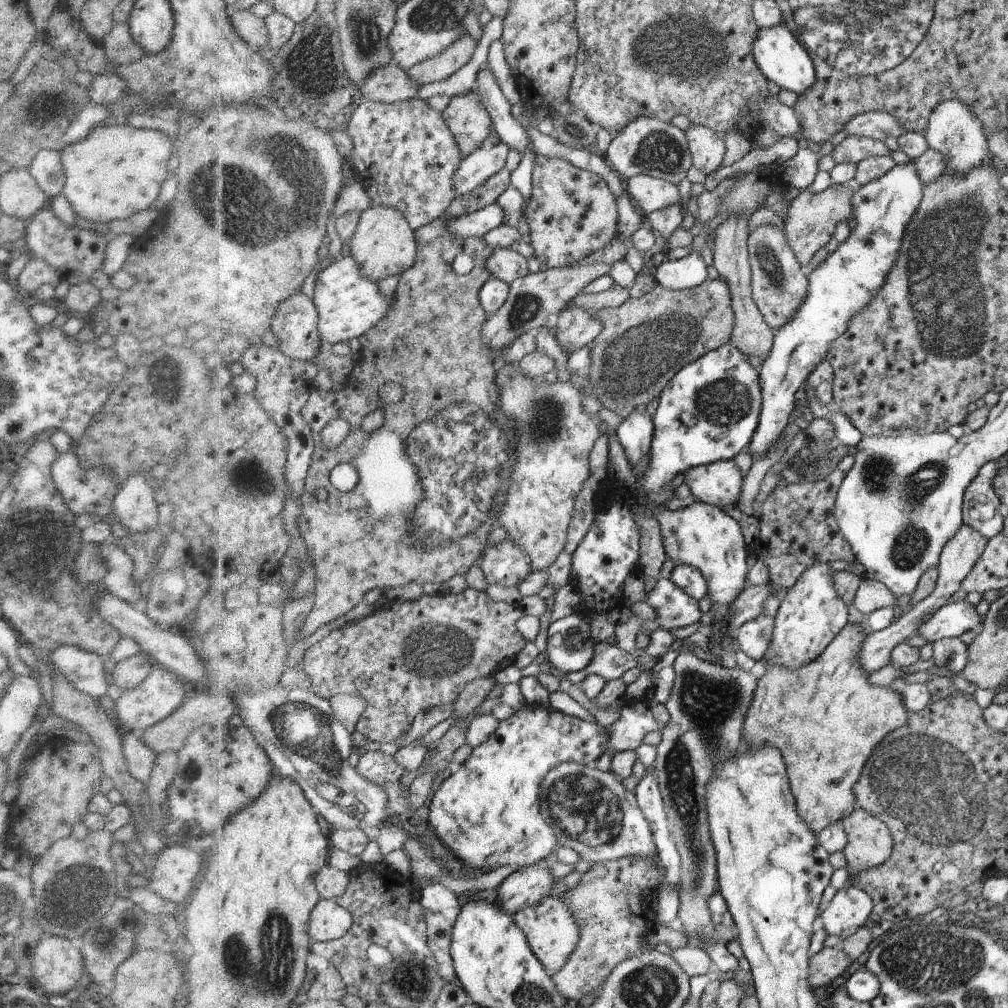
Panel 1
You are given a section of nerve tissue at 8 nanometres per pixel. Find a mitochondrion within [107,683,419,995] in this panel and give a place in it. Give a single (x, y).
(302, 727)

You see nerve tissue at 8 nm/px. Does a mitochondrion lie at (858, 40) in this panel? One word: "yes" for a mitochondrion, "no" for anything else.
yes

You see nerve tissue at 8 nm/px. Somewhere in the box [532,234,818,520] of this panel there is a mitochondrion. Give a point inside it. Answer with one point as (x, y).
(634, 359)

